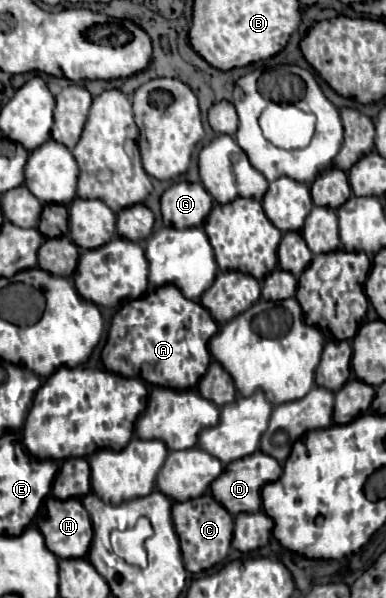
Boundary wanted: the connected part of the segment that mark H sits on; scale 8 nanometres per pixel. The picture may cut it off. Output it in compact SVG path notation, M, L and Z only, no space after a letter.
M49 498L47 516L39 520L47 548L59 558L83 558L89 552L93 528L81 500Z

